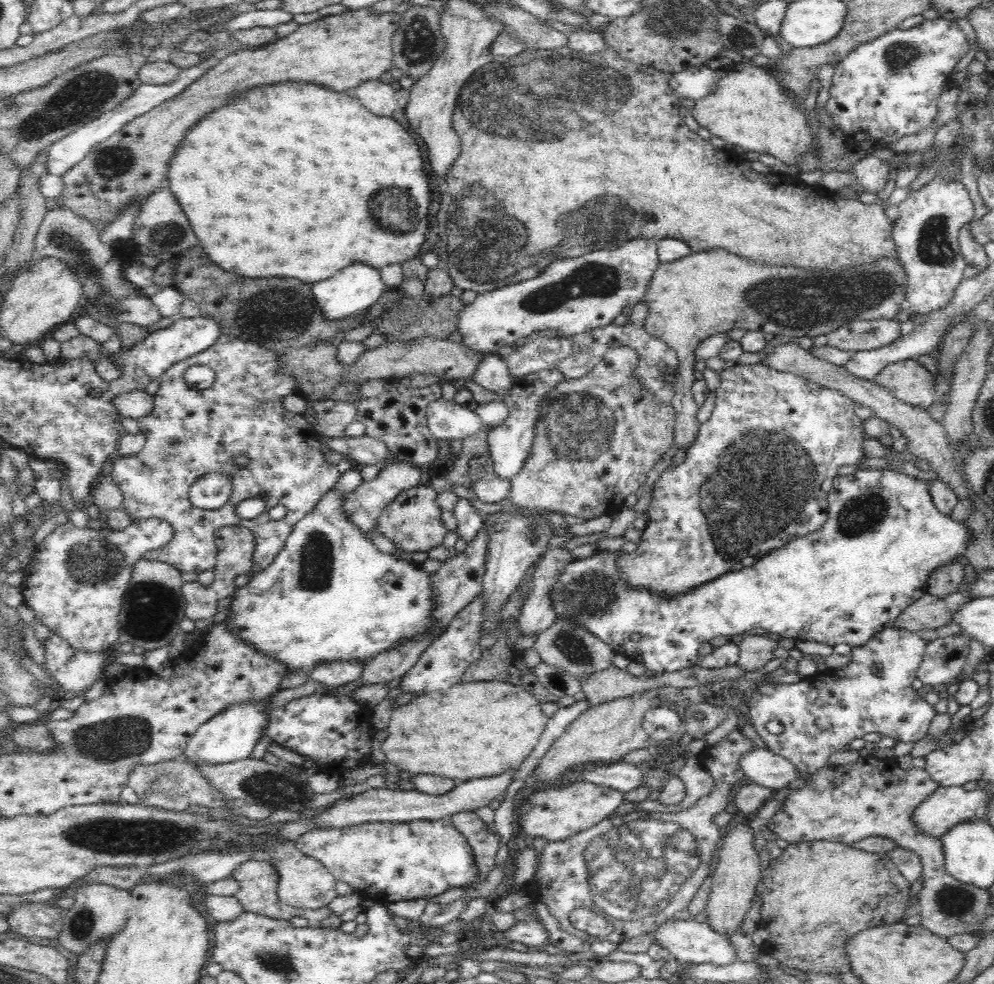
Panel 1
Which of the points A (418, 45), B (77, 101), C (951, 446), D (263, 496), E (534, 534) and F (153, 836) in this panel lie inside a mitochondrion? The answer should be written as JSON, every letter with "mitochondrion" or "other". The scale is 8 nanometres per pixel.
{"A":"mitochondrion","B":"mitochondrion","C":"other","D":"other","E":"mitochondrion","F":"mitochondrion"}

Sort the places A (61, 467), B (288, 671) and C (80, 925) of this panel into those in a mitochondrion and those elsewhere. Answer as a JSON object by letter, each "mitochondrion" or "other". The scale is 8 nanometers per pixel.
{"A":"other","B":"other","C":"mitochondrion"}

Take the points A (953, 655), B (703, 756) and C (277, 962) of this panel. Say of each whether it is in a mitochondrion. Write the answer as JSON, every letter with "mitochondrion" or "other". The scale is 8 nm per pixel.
{"A":"other","B":"other","C":"mitochondrion"}

